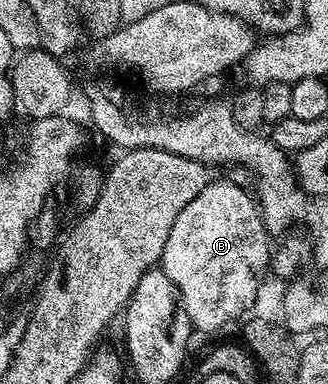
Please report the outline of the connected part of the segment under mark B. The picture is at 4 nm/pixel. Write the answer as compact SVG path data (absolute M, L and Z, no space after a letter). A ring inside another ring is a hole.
M226 178L208 185L184 206L184 210L180 210L180 214L176 214L176 223L168 234L160 267L180 290L184 310L188 310L188 318L197 331L199 328L202 332L214 332L229 320L236 319L245 308L252 307L266 272L268 276L272 264L272 236L255 197L251 193L249 196L246 190L243 185L231 184Z

